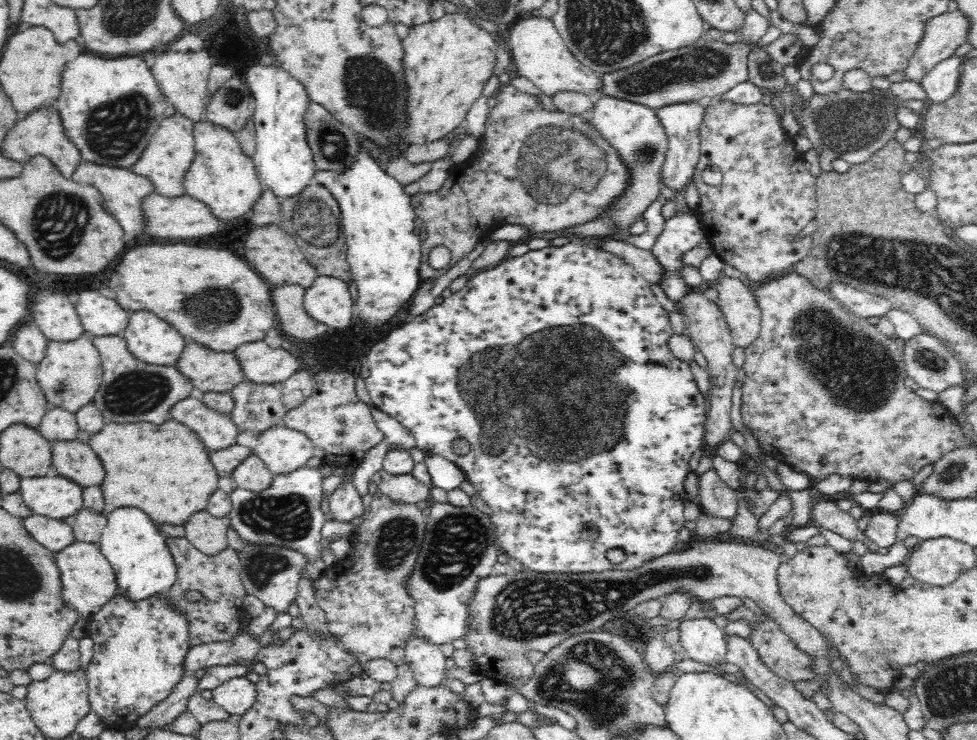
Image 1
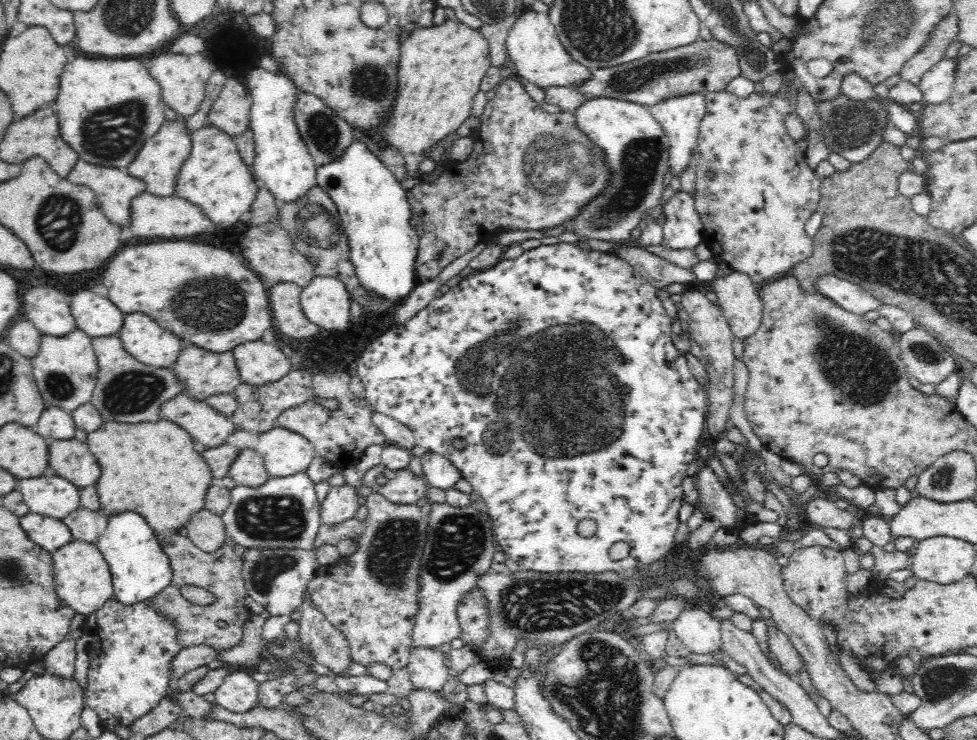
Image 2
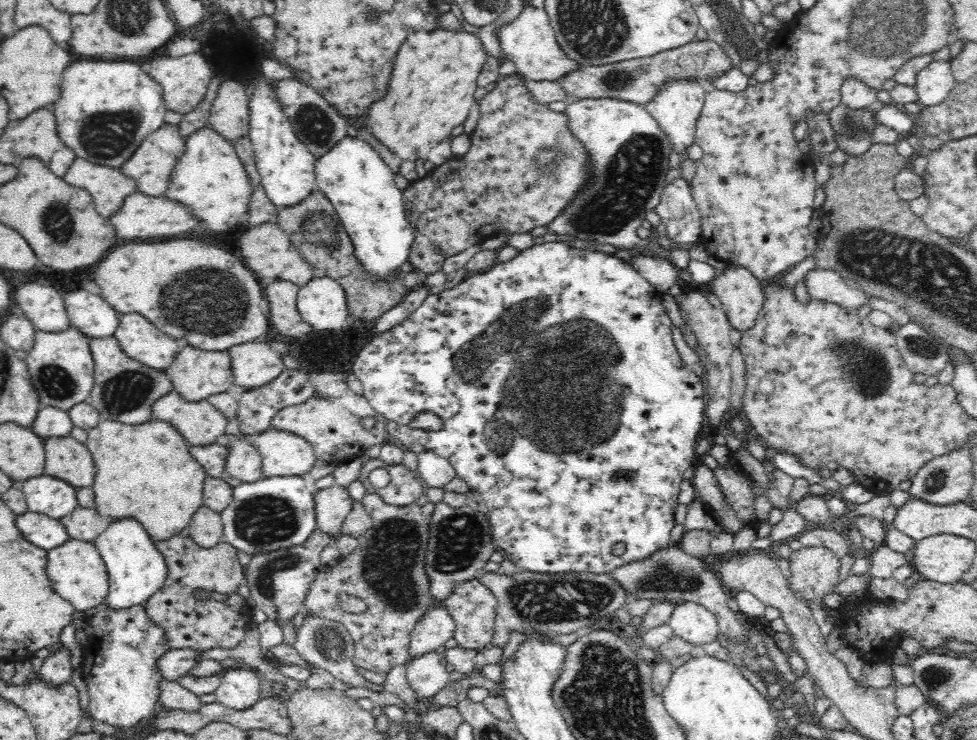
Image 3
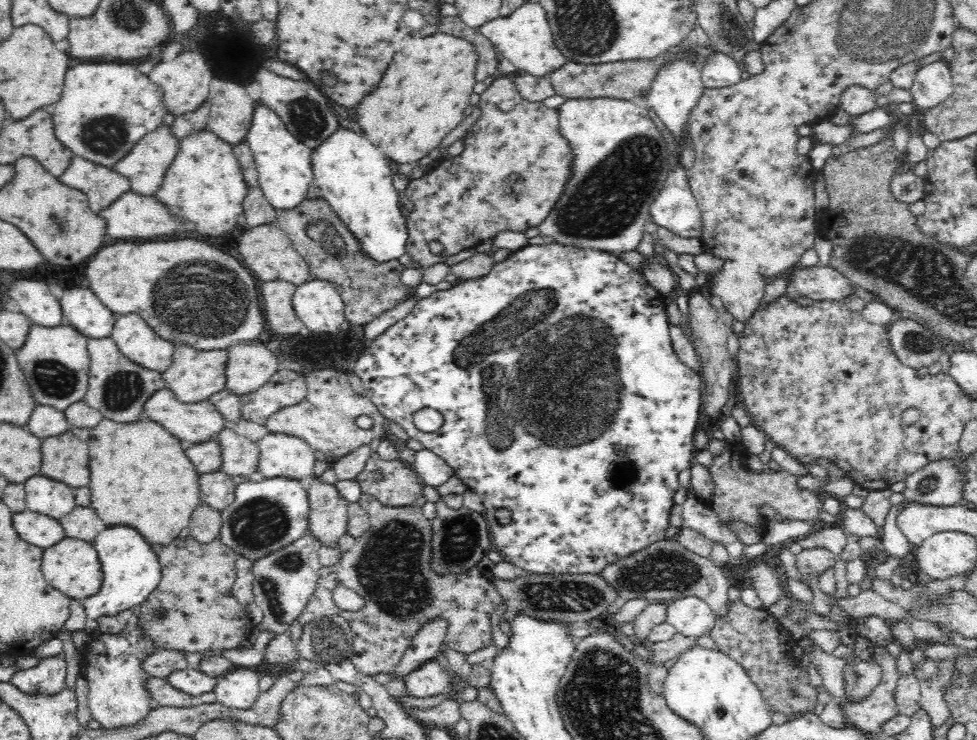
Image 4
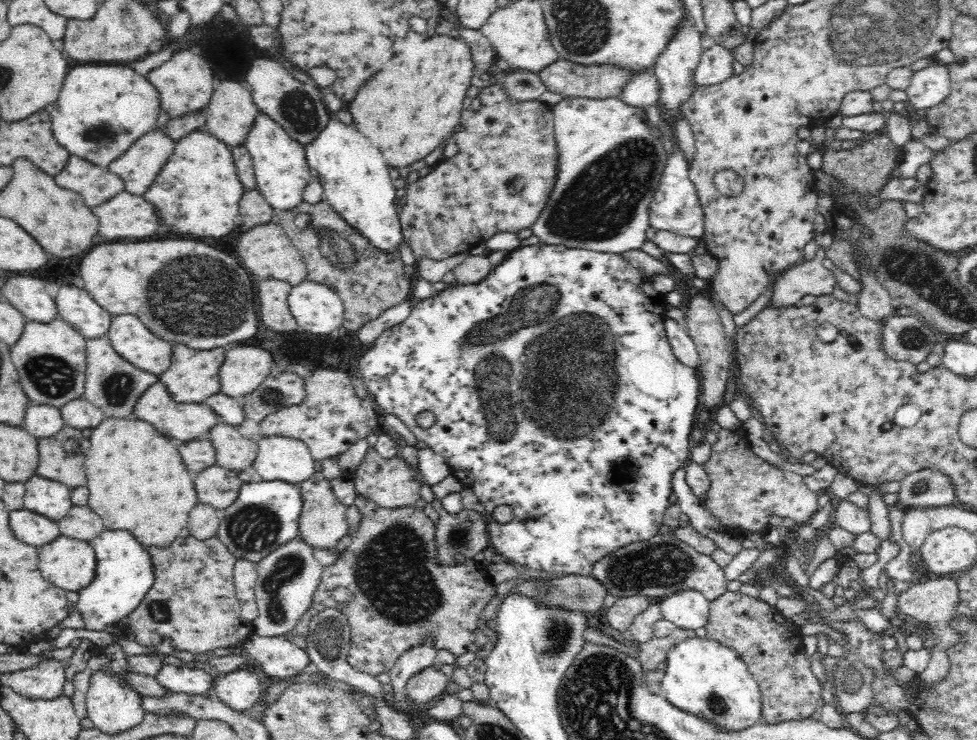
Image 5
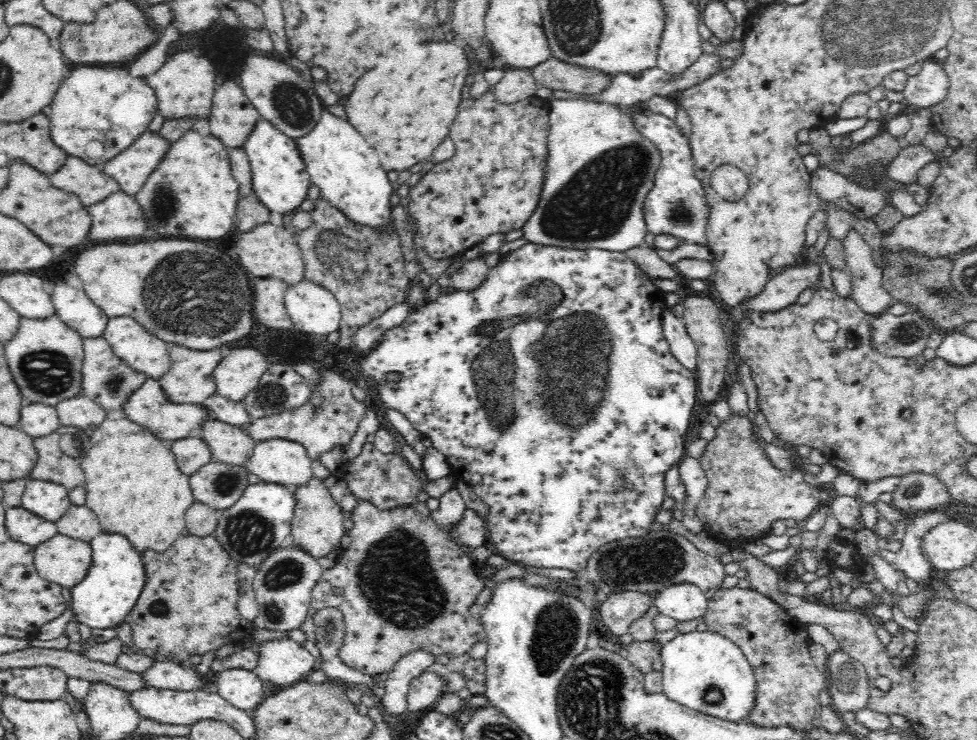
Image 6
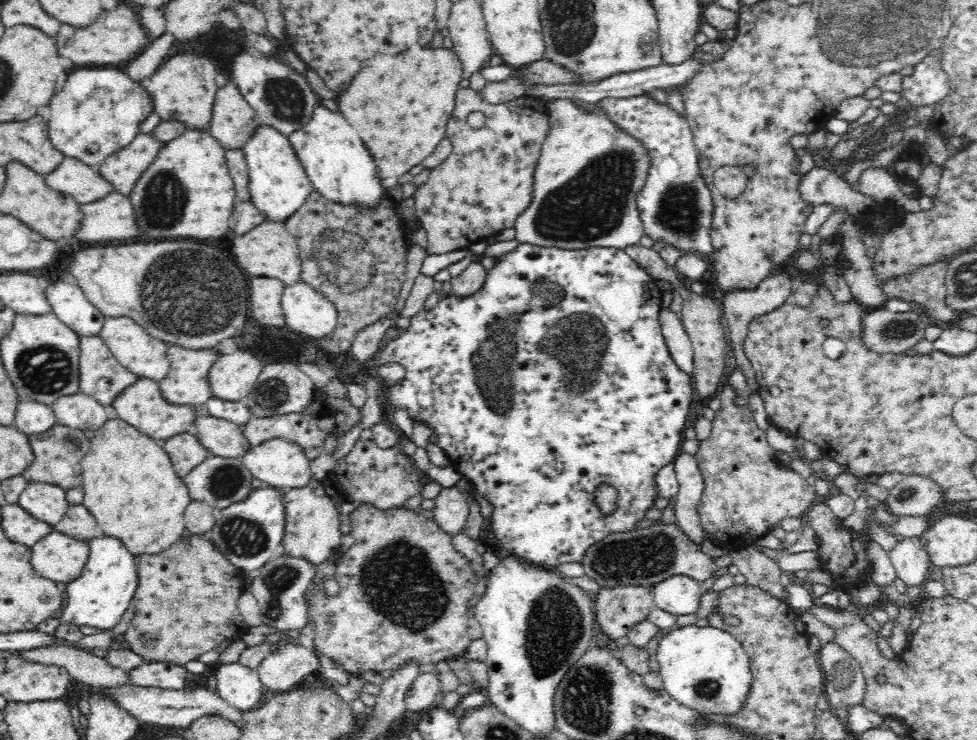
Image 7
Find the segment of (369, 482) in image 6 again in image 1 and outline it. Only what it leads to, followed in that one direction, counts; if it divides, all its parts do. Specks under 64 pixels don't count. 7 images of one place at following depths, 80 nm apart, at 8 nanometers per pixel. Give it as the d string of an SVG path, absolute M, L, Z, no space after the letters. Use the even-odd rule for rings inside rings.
M381 469L371 477L369 482L394 502L416 504L422 500L431 501L431 488L418 481L412 473L394 476Z

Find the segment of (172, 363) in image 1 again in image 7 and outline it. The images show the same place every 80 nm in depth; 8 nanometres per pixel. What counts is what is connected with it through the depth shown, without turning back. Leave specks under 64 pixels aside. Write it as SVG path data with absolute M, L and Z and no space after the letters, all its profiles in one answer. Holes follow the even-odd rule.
M124 316L106 317L99 336L118 359L118 362L125 369L138 375L139 379L152 378L154 381L160 381L168 374L168 368L170 368L170 362L168 362L168 356L166 356L168 344L164 344L163 340L156 340L156 338L148 336L144 332L144 327L136 324L136 321L132 318Z

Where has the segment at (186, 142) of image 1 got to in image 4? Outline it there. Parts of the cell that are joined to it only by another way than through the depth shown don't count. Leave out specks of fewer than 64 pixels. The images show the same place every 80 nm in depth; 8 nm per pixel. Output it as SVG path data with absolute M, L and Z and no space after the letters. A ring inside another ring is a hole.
M160 125L148 136L144 136L144 140L140 140L132 148L132 152L128 152L120 162L114 164L111 168L129 180L130 190L136 194L152 196L152 194L156 194L156 190L160 188L160 184L164 181L166 170L168 170L168 166L172 164L172 160L178 152L179 141L180 139L170 131L169 126Z

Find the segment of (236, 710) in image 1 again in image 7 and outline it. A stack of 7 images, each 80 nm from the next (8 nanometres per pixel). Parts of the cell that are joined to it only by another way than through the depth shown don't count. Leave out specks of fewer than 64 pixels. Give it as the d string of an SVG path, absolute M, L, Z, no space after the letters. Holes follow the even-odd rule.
M241 663L218 664L216 690L226 703L241 711L249 711L262 702L264 685L256 669Z

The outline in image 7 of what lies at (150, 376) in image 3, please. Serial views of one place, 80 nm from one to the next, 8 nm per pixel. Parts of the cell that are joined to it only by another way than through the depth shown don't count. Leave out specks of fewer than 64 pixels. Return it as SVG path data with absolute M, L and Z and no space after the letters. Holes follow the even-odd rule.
M100 336L80 337L79 393L94 398L104 407L111 406L117 397L139 380L138 375L125 369Z

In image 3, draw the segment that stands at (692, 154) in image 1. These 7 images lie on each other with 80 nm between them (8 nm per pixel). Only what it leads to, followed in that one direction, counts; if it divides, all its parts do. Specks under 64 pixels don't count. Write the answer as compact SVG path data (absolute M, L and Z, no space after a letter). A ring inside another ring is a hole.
M693 78L670 80L670 82L662 84L660 90L656 92L656 96L644 105L647 111L657 120L660 128L669 138L671 146L680 155L681 160L686 157L686 148L694 144L696 122L700 118L707 90L706 84L700 83L700 80L693 80Z

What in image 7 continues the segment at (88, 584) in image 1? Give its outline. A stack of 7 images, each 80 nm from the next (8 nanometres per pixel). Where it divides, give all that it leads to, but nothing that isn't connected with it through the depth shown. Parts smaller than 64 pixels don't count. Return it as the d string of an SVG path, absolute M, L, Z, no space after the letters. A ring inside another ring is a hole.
M53 530L31 546L30 562L34 570L54 582L72 582L88 562L89 544Z

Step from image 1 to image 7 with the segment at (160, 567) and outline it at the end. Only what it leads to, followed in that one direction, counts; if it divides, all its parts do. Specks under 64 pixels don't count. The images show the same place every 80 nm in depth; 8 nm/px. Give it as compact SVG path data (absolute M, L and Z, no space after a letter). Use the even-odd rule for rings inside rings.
M104 535L93 538L88 544L88 562L76 580L66 583L67 603L57 617L61 622L71 622L79 627L113 629L122 614L132 606L132 598L138 588L136 556L118 538Z

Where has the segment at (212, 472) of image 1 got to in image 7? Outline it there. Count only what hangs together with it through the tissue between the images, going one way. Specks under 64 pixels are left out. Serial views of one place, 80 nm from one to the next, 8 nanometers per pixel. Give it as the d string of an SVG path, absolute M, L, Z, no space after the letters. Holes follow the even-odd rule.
M120 419L107 420L94 433L89 444L89 450L81 458L83 505L95 517L104 534L120 539L134 556L162 552L180 540L185 529L183 519L186 506L190 504L191 498L184 479L172 468L172 462L164 448L150 436Z

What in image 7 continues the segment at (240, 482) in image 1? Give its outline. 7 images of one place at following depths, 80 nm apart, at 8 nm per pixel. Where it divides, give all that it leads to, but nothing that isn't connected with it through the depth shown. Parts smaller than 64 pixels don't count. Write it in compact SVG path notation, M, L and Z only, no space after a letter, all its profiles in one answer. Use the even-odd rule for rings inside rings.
M212 416L196 418L196 438L211 457L238 459L251 448L242 433L242 426Z

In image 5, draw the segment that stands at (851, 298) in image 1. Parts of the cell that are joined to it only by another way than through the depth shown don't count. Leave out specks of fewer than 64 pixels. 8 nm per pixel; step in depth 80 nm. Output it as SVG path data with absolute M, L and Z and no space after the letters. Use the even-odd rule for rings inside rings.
M819 248L811 261L788 268L788 271L774 280L773 297L769 305L774 307L796 305L801 298L812 294L831 294L837 282L834 274L824 267L825 249Z

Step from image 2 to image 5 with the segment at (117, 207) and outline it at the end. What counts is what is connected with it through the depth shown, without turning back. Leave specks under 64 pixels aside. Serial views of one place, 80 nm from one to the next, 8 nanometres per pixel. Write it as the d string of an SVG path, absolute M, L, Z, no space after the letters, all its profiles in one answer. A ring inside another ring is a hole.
M70 156L66 168L54 178L60 187L80 193L91 209L124 191L124 180L116 173L76 156Z

